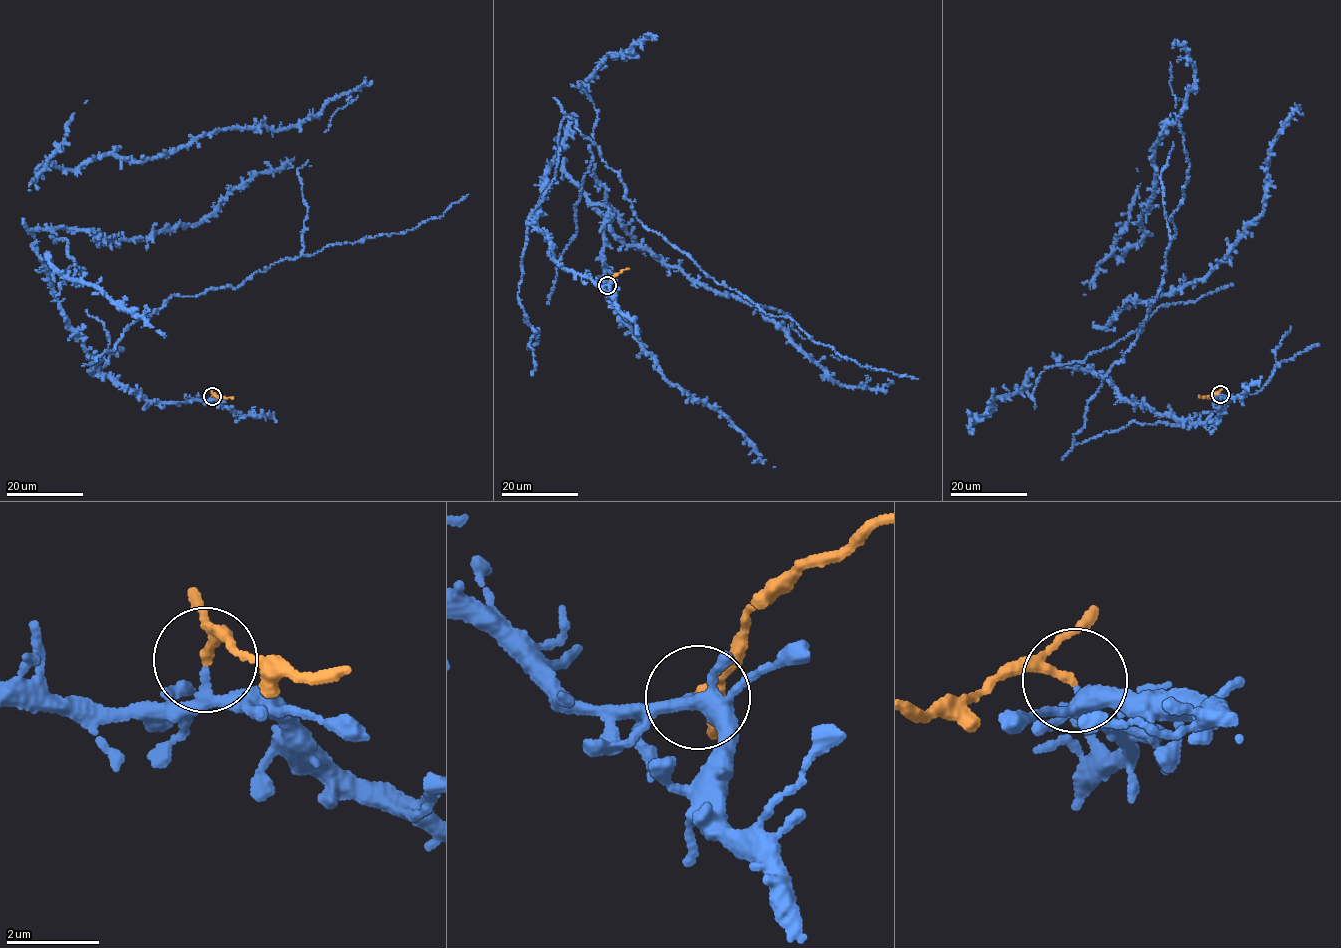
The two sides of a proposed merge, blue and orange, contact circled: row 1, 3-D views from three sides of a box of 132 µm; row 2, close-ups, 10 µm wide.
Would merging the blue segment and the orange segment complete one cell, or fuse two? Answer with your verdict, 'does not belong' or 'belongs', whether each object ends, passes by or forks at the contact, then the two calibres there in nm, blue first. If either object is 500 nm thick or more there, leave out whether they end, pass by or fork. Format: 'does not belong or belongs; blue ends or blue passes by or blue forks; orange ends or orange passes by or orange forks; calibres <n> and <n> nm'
does not belong; blue passes by; orange passes by; calibres 170 and 140 nm

